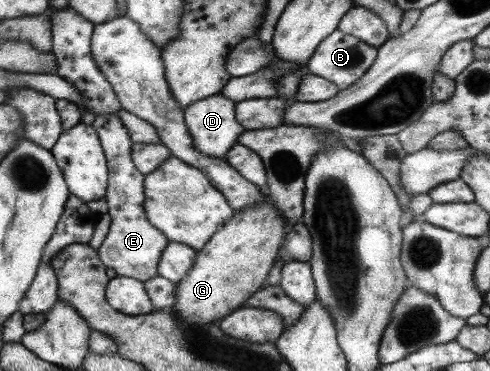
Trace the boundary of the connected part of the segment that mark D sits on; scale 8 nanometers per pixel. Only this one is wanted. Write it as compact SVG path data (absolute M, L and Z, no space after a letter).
M221 93L193 101L189 107L184 109L185 125L193 137L193 145L199 153L205 153L207 157L223 158L227 161L227 152L233 145L237 144L237 137L246 129L236 120L235 103Z

